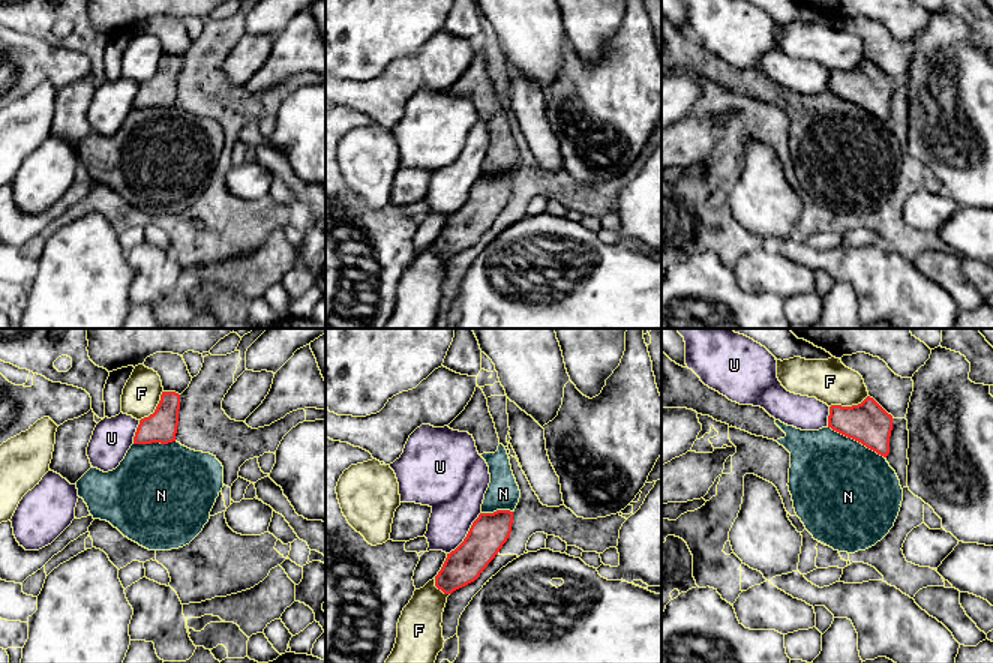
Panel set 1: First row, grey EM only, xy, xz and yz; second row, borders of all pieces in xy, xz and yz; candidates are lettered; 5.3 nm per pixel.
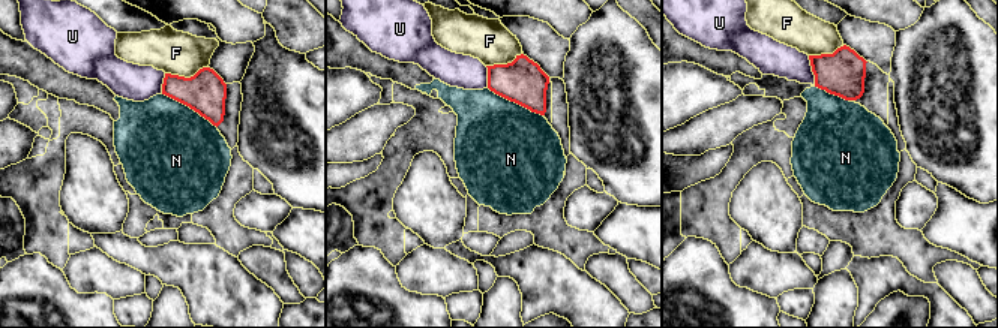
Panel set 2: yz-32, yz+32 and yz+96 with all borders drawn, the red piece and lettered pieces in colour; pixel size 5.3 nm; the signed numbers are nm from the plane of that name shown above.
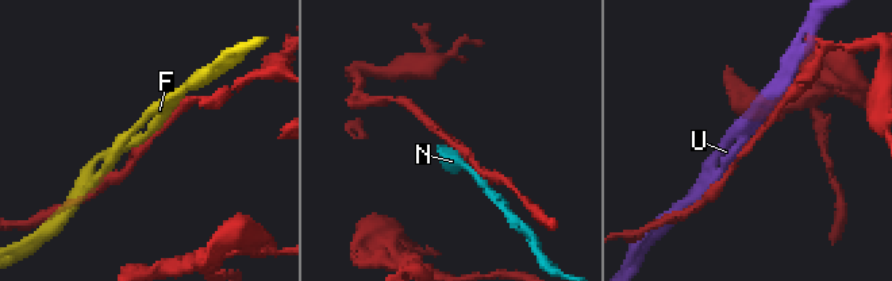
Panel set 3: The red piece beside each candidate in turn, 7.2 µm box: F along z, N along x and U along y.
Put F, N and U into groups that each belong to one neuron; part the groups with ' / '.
F / N / U

